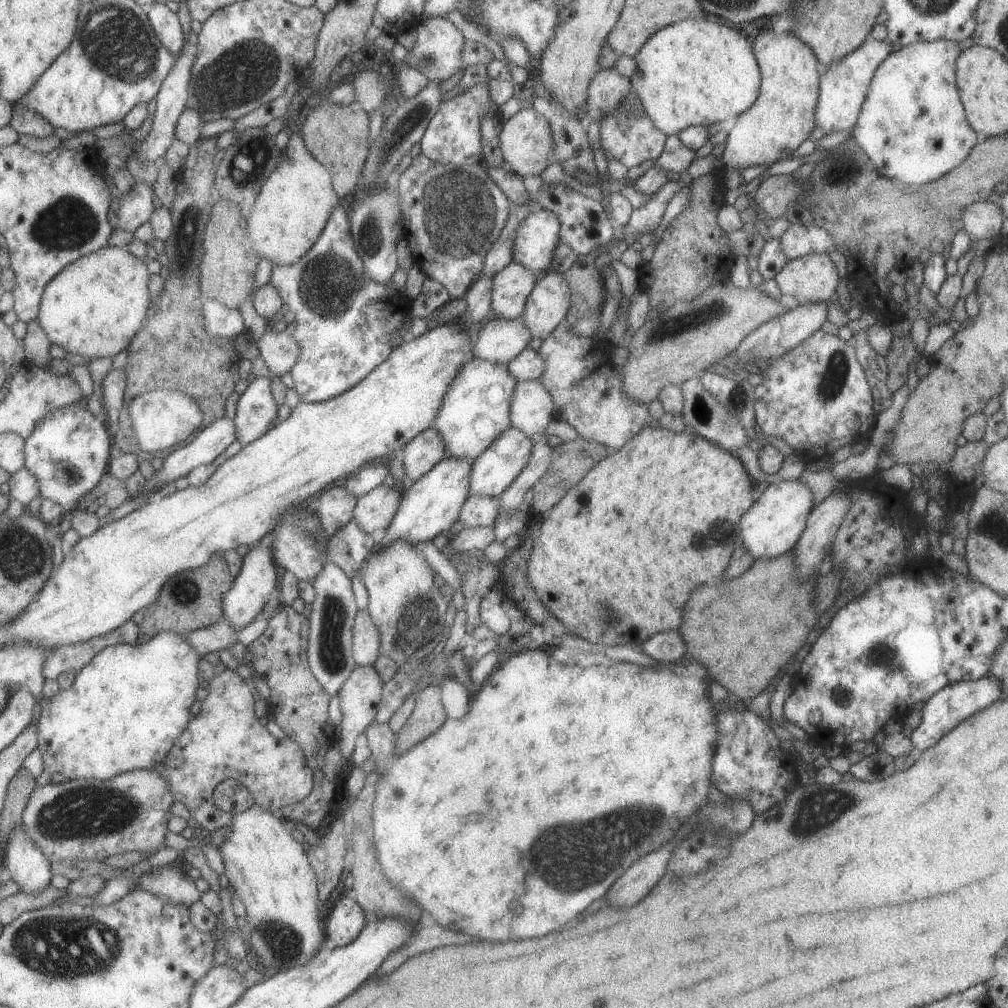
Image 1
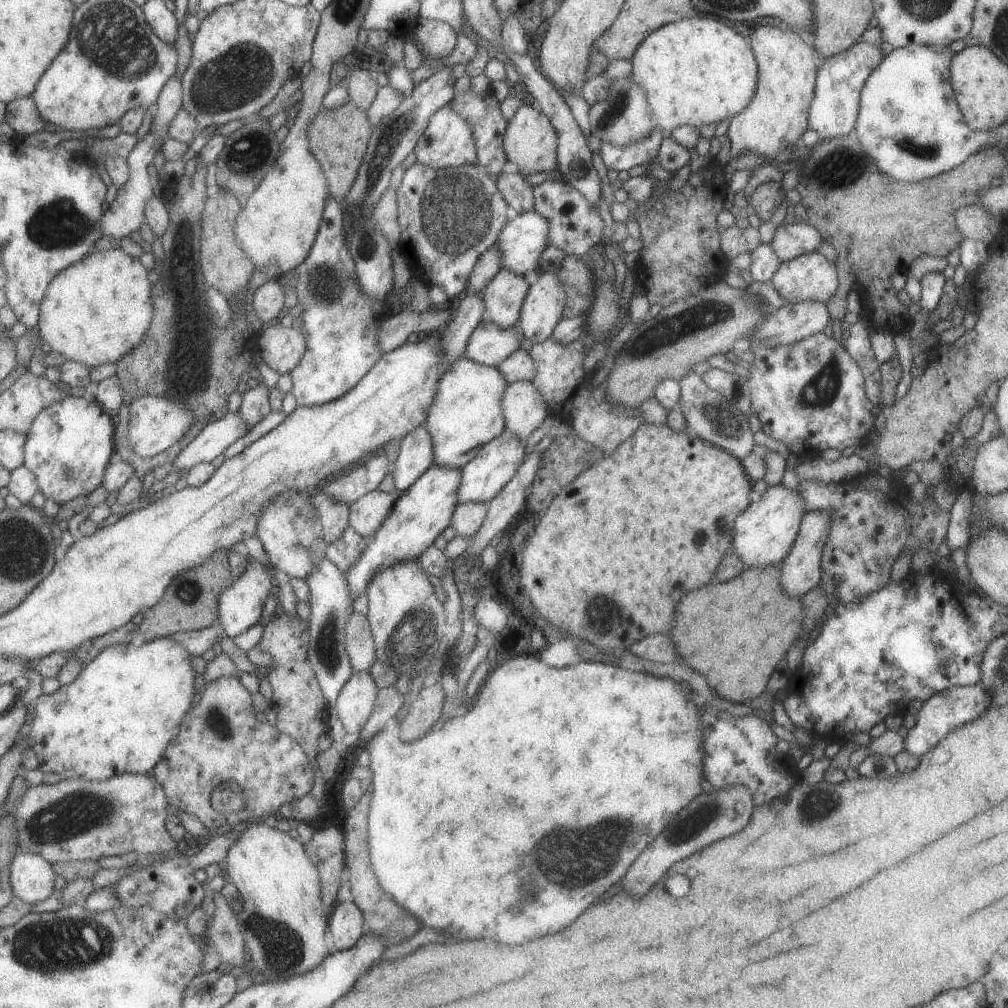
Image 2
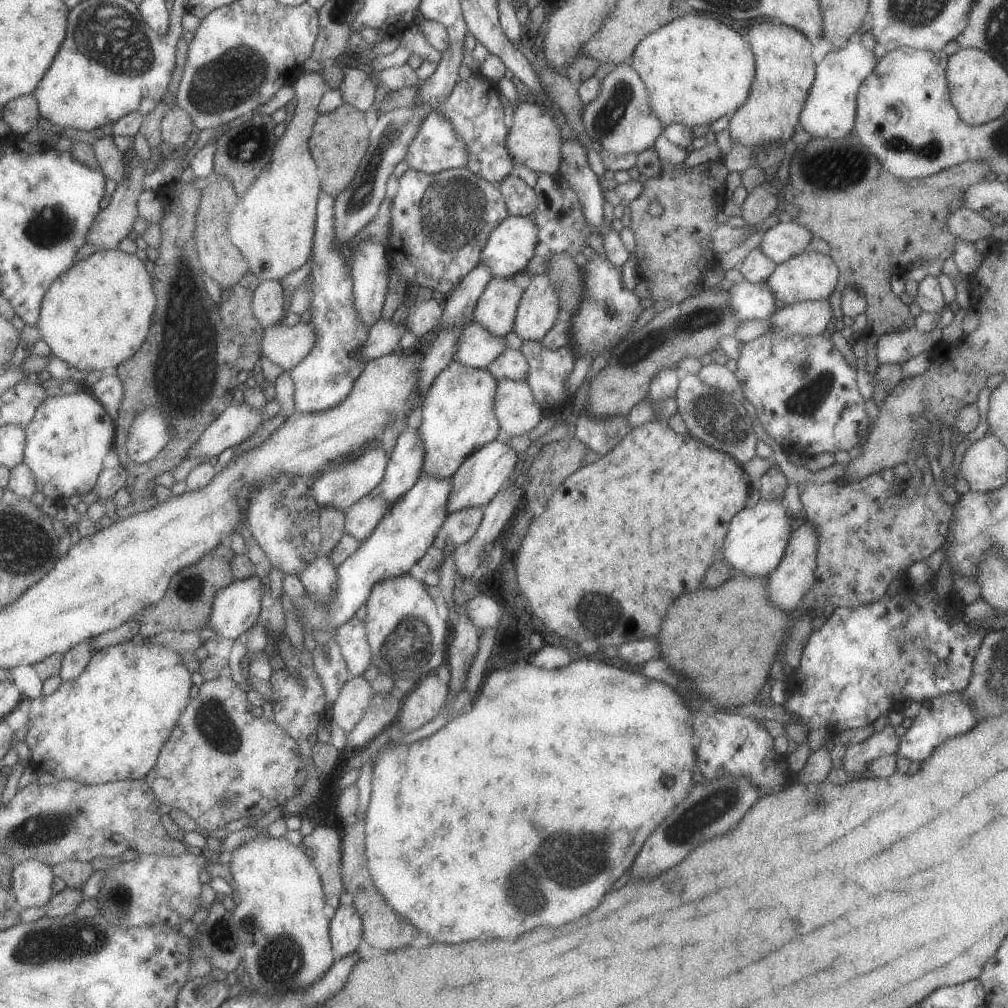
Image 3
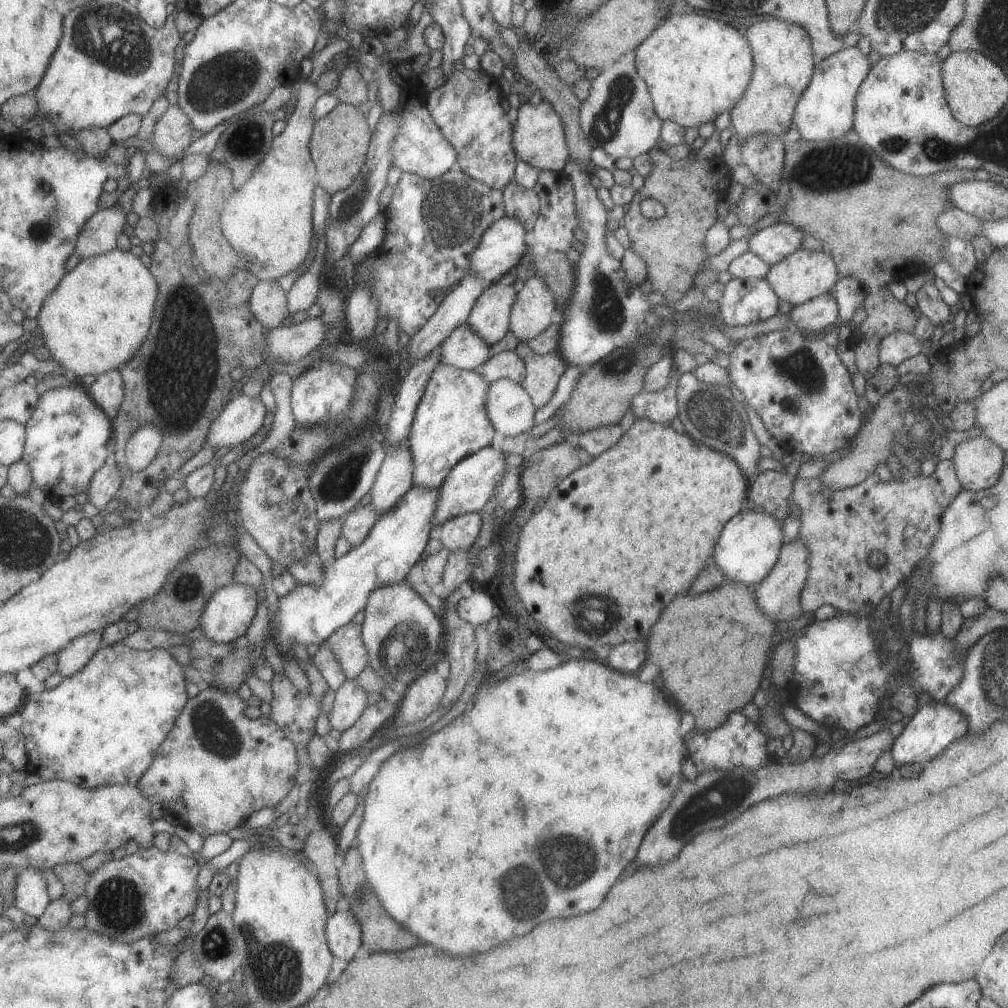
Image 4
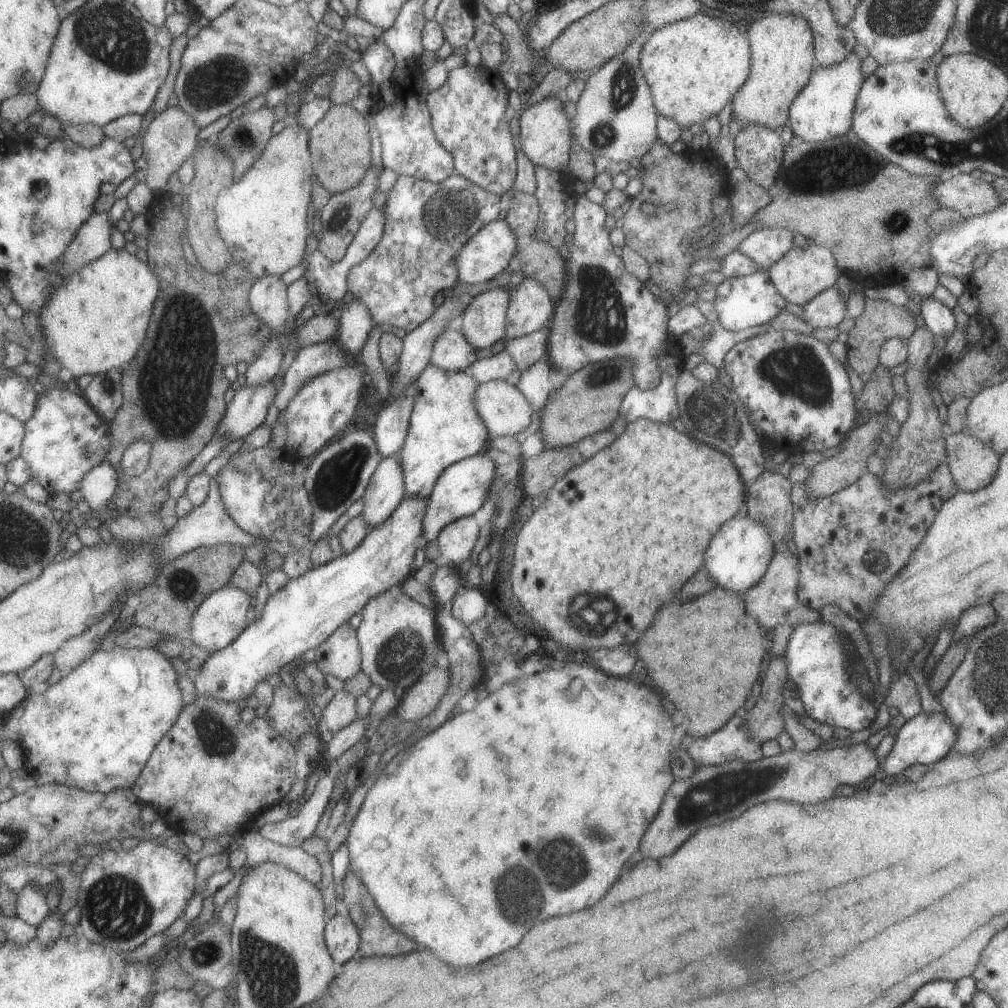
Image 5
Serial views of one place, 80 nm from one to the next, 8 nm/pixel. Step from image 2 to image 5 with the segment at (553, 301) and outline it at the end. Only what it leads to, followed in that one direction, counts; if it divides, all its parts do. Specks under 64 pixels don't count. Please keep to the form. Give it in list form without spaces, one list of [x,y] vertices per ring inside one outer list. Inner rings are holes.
[[[529,277],[517,278],[506,310],[505,338],[531,335],[545,326],[554,314],[554,305],[541,283]]]

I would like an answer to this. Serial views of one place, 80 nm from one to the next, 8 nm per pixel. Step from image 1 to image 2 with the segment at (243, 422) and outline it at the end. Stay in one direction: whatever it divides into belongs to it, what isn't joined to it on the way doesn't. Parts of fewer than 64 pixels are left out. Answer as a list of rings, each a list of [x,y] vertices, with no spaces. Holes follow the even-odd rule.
[[[258,382],[254,388],[247,389],[241,395],[240,407],[237,412],[240,419],[247,425],[247,429],[250,430],[272,411],[269,409],[267,398],[269,398],[269,391],[263,382]]]

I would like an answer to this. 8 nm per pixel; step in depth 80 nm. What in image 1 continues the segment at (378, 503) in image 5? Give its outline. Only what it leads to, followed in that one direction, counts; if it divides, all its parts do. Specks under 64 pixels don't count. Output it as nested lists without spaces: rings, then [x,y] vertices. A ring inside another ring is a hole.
[[[431,427],[414,436],[399,455],[409,484],[445,458],[446,450],[441,435]]]

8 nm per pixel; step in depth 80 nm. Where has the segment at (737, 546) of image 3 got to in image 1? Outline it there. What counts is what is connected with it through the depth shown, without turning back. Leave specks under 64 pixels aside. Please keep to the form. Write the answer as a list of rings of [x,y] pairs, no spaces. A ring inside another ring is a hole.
[[[786,479],[773,483],[769,481],[765,490],[757,491],[755,502],[739,519],[738,525],[742,538],[742,545],[756,558],[756,560],[767,557],[776,557],[784,552],[793,550],[797,539],[805,528],[807,515],[814,506],[814,500],[809,487],[799,479]]]

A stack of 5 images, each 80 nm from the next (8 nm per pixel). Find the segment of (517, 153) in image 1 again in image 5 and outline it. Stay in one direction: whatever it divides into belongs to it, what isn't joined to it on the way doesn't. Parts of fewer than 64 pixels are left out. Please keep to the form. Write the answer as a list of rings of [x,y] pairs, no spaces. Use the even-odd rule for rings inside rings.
[[[561,96],[546,98],[534,105],[524,106],[519,114],[519,133],[516,142],[519,143],[525,158],[530,160],[535,167],[569,173],[568,156],[572,127],[568,120],[569,116],[563,110]]]

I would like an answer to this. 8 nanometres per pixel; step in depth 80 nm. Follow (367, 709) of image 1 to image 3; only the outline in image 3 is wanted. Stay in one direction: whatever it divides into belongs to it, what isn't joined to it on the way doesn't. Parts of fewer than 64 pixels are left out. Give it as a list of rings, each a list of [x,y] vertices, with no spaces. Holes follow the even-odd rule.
[[[361,676],[351,677],[339,690],[328,711],[330,724],[340,727],[345,734],[361,720],[371,700],[371,685]]]

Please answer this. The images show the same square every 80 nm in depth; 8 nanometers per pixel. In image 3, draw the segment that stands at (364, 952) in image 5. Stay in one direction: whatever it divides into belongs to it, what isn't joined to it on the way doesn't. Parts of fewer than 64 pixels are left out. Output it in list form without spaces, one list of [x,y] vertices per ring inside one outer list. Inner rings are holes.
[[[356,819],[343,828],[341,841],[341,856],[340,856],[340,875],[344,888],[352,896],[352,905],[357,910],[358,915],[362,920],[362,939],[376,950],[395,950],[401,948],[403,944],[409,944],[415,936],[417,930],[405,922],[400,914],[397,914],[383,900],[381,893],[373,884],[372,878],[368,873],[367,859],[364,849],[364,819]]]

